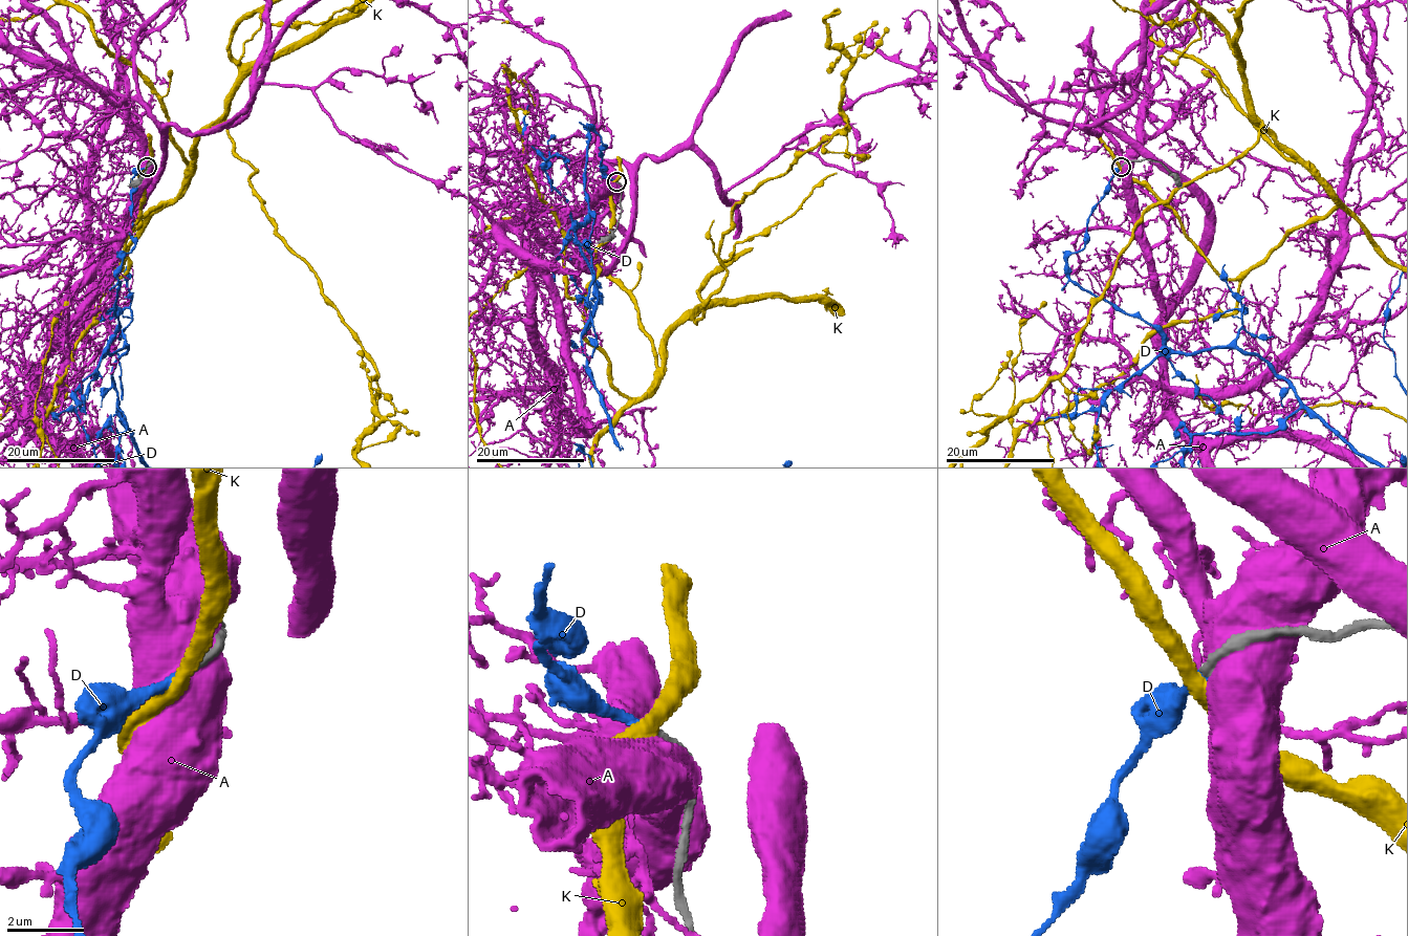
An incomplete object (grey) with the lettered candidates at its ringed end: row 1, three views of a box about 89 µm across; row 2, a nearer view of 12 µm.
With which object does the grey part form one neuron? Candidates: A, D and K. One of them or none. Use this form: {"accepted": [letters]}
{"accepted": ["D"]}

